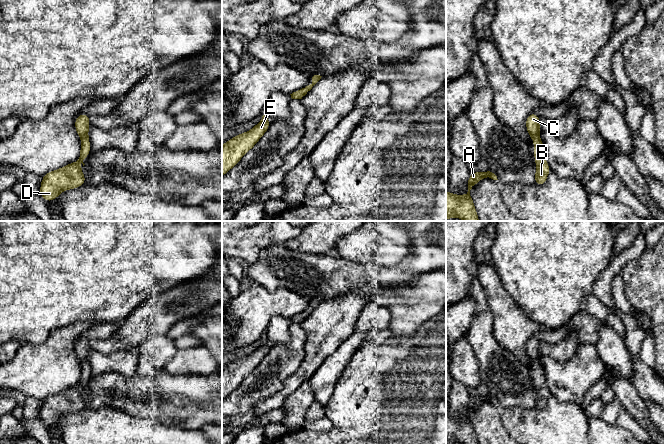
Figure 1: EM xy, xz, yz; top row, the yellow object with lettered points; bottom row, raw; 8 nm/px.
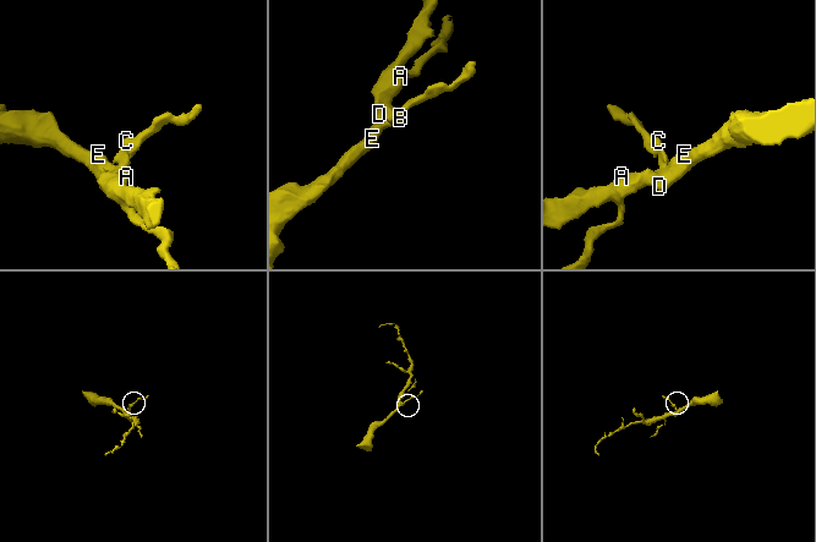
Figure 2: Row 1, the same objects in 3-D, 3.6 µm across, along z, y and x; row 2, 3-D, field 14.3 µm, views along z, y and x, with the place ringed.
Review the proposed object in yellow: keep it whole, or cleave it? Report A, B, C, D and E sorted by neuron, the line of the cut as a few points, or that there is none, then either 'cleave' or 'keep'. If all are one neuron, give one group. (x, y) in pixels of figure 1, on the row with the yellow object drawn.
A B C D E; no cut; keep

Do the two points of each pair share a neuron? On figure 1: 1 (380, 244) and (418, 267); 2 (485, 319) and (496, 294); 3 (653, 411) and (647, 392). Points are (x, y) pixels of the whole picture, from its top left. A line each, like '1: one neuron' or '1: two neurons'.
1: two neurons
2: two neurons
3: two neurons

